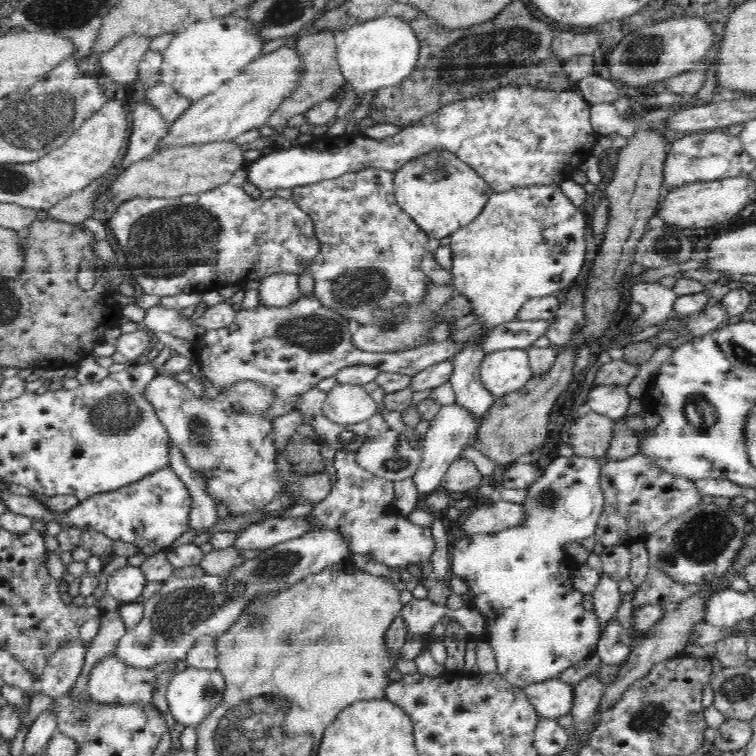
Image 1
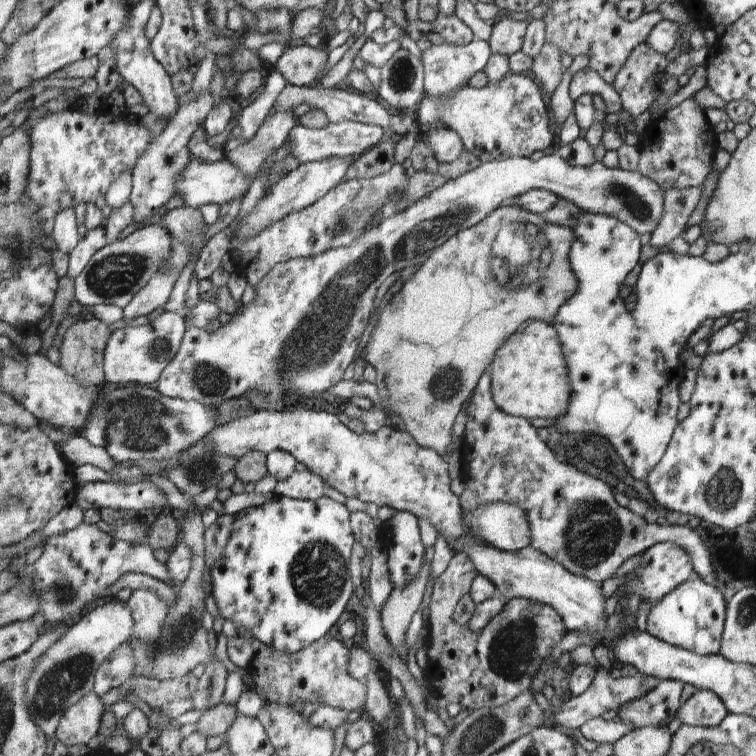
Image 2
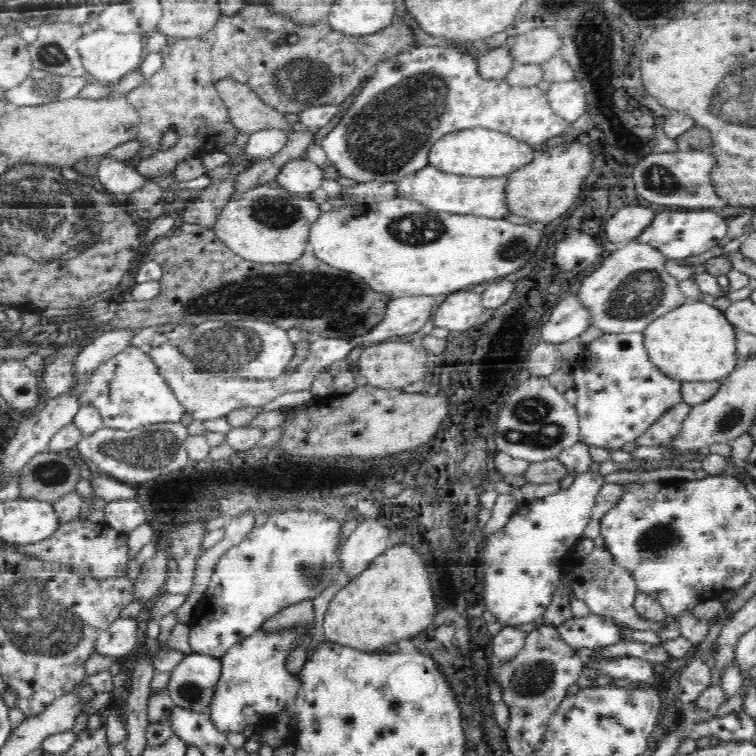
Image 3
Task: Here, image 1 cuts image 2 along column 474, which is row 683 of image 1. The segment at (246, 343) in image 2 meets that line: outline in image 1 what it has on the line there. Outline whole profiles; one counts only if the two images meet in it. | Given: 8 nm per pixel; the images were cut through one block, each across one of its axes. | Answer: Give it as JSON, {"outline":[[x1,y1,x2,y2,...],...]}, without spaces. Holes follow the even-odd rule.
{"outline":[[187,667,186,670,176,671,166,688,166,698,170,714,176,719,177,723,184,726,196,726,207,718,216,705,223,700,226,693,226,686,223,674,217,669,204,670]]}

